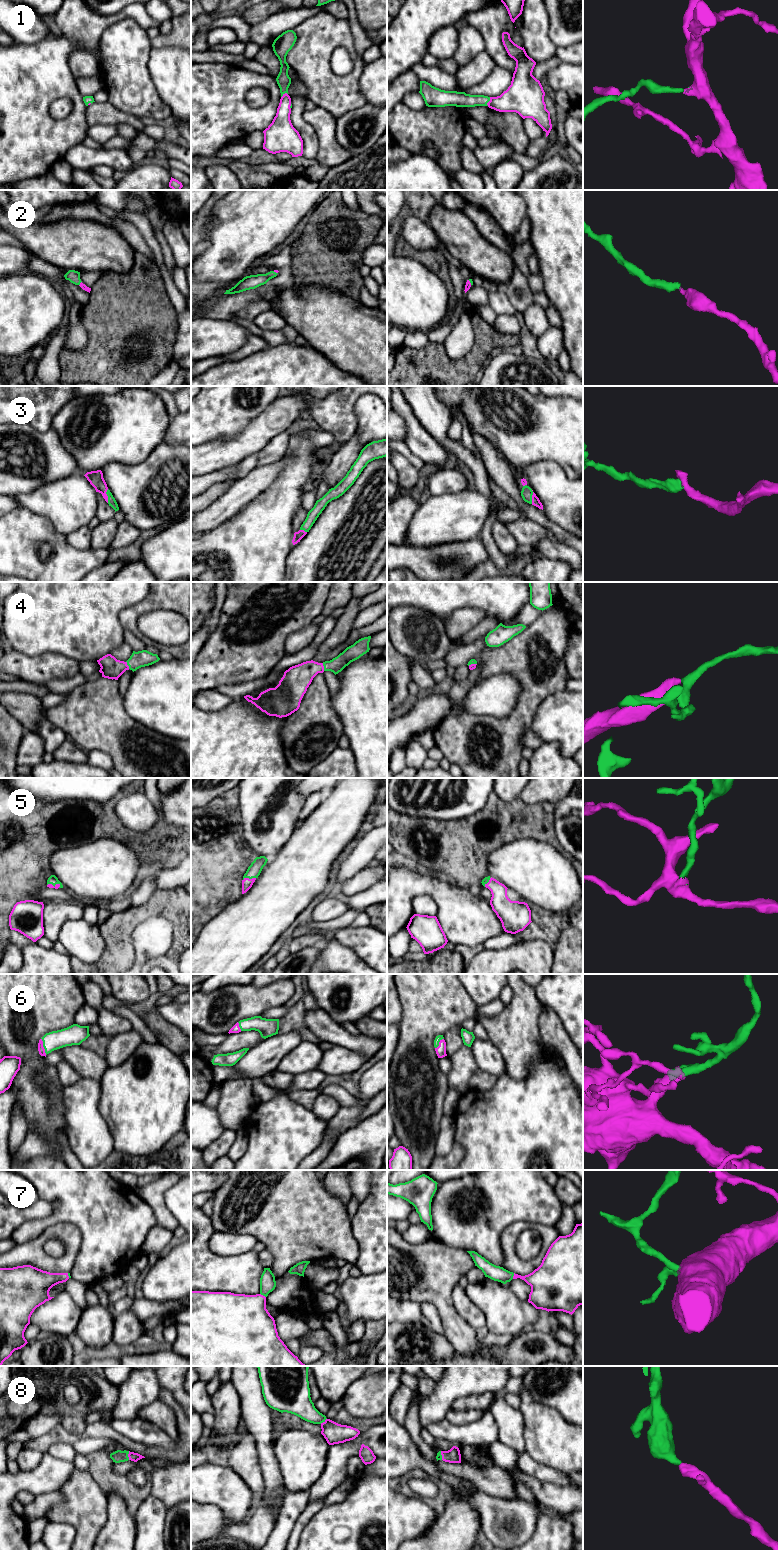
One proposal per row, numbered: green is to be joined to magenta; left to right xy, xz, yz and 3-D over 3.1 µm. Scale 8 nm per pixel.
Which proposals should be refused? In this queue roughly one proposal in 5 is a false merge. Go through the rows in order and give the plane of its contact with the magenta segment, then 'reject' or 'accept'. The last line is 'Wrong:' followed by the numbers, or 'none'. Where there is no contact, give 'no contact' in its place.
1: yz | accept
2: yz | accept
3: xy | accept
4: xz | accept
5: xz | accept
6: xy | accept
7: xz | accept
8: xy | accept
Wrong: none

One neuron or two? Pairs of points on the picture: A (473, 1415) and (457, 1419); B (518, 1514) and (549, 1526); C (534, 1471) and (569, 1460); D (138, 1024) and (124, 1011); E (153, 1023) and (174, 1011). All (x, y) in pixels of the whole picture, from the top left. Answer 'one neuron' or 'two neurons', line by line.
A: one neuron
B: two neurons
C: two neurons
D: one neuron
E: two neurons

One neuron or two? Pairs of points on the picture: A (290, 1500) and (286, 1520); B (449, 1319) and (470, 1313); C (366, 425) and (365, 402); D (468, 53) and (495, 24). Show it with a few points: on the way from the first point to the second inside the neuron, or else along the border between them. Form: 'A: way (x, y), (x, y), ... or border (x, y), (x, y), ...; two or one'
A: way (290, 1505), (290, 1510), (286, 1515); one
B: border (451, 1294), (451, 1302), (454, 1309), (474, 1329); two
C: way (366, 419), (366, 408); one
D: border (467, 23), (480, 33), (485, 49); two

